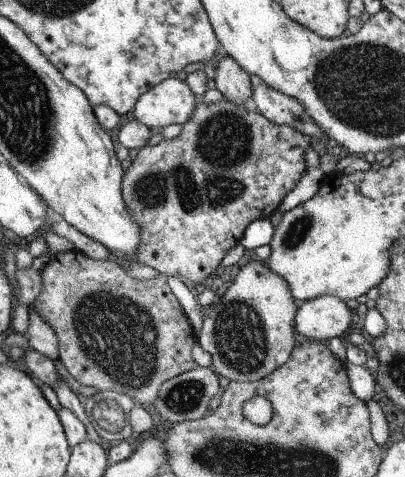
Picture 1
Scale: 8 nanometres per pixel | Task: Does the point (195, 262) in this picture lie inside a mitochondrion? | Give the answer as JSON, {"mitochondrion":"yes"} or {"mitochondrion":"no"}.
{"mitochondrion":"no"}

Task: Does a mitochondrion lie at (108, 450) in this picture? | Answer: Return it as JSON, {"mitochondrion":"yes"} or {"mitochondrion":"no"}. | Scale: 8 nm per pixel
{"mitochondrion":"no"}

